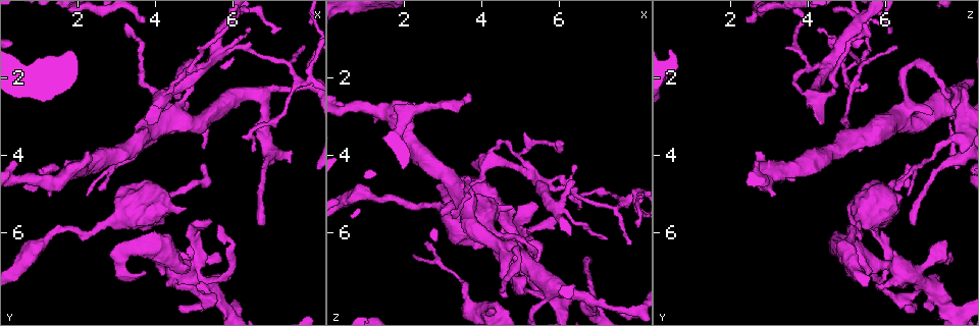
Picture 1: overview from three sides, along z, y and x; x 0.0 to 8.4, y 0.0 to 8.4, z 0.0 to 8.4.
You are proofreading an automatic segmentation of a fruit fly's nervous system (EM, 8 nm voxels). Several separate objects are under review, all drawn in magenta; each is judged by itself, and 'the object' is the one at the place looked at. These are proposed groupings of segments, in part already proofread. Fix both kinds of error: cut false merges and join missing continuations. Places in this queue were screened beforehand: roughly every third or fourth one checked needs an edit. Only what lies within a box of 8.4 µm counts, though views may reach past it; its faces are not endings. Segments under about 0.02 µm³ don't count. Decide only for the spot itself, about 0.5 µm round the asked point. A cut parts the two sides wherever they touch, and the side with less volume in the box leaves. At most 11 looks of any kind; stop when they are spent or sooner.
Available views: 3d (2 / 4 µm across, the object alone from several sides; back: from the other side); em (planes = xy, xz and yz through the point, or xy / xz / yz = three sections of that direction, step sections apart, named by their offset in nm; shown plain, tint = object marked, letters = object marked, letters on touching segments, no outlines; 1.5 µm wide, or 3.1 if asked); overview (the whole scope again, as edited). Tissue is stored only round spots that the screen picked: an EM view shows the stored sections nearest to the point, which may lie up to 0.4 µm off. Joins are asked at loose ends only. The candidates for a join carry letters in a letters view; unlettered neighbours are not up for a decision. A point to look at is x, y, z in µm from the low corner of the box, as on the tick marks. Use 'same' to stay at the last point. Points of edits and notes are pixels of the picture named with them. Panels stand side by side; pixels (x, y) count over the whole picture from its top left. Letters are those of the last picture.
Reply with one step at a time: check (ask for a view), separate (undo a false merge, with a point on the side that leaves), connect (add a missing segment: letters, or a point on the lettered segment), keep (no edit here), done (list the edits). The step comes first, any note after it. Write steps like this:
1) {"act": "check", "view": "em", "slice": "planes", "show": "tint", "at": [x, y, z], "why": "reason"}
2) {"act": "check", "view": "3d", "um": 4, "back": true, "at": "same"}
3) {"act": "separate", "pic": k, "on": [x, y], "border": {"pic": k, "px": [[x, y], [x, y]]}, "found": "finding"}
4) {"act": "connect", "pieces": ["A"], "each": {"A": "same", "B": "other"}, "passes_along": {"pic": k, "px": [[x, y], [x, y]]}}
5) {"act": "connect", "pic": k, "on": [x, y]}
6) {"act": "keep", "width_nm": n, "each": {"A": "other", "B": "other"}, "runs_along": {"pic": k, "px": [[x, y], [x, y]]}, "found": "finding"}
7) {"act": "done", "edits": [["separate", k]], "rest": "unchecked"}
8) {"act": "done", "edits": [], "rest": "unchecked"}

{"act": "check", "view": "em", "slice": "planes", "show": "letters", "at": [1.05, 6.35, 5.05], "why": "calibre changes"}

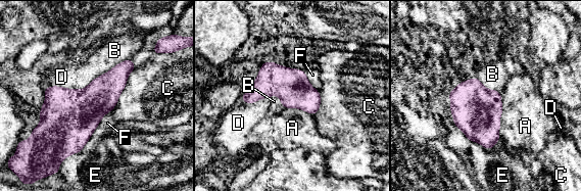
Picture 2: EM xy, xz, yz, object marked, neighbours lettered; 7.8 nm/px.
{"act": "keep", "each": {"A": "other", "B": "other", "C": "other", "D": "other", "E": "other", "F": "other"}, "border": {"pic": 2, "px": [[502, 104], [498, 140]]}, "found": "all the same neuron"}

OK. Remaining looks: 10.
{"act": "check", "view": "em", "slice": "yz", "step": 8, "show": "letters", "at": [3.40, 6.45, 4.70], "why": "thick turns thin"}

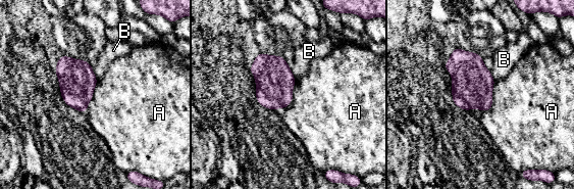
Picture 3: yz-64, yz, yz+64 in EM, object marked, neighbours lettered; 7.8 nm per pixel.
{"act": "keep", "width_nm": 280, "each": {"A": "other", "B": "other"}, "border": {"pic": 3, "px": [[494, 81], [491, 107], [482, 111]]}, "found": "all the same neuron"}

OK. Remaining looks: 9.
{"act": "check", "view": "3d", "um": 4, "at": [2.25, 3.90, 2.70], "why": "stops while still wide"}

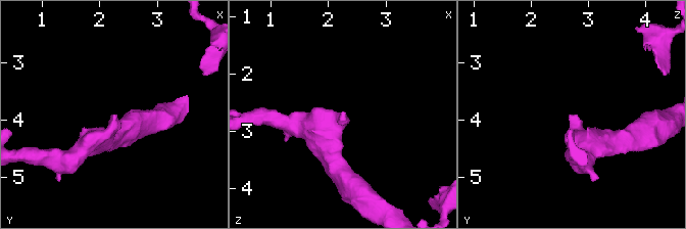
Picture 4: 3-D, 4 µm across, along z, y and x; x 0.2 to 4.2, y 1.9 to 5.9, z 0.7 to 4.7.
{"act": "check", "view": "em", "slice": "yz", "step": 4, "show": "tint", "at": [2.30, 3.90, 2.70]}

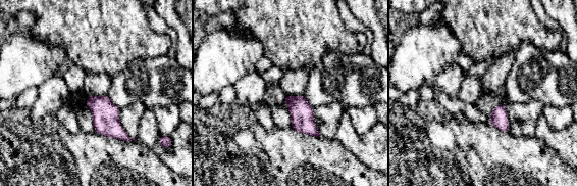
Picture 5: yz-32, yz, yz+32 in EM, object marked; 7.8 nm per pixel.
{"act": "check", "view": "em", "slice": "yz", "step": 4, "show": "letters", "at": "same"}

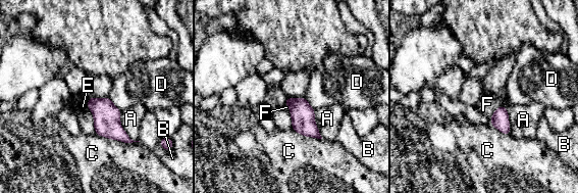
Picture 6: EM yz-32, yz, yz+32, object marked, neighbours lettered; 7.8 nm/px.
{"act": "keep", "each": {"A": "other", "B": "other", "C": "other", "D": "other", "E": "other", "F": "other"}, "border": {"pic": 6, "px": [[506, 106], [498, 106], [489, 119]]}, "found": "no lettered segment goes on from it"}

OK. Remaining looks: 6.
{"act": "check", "view": "3d", "um": 2, "at": [3.55, 3.65, 7.60], "why": "thick turns thin"}

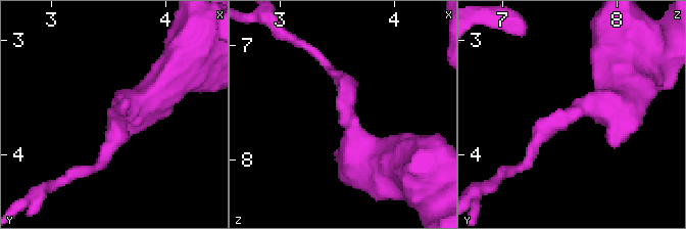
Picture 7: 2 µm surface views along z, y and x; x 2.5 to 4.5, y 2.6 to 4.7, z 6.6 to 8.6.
{"act": "check", "view": "em", "slice": "planes", "show": "letters", "at": [3.58, 3.66, 7.56], "why": "need the tissue"}

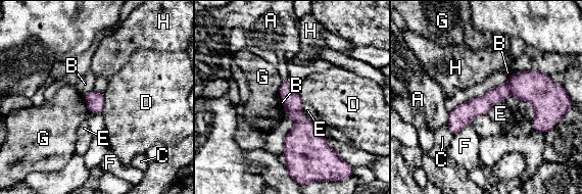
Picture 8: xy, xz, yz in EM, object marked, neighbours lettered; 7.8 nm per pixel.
{"act": "keep", "longest_contact_nm": ["H", 240], "each": {"A": "other", "B": "other", "C": "other", "D": "other", "E": "other", "F": "other", "G": "other", "H": "other"}, "runs_along": {"pic": 8, "px": [[549, 93], [505, 90], [451, 129]]}, "found": "continuous, no second neuron"}

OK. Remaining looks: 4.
{"act": "done", "edits": [], "rest": "unchecked"}

